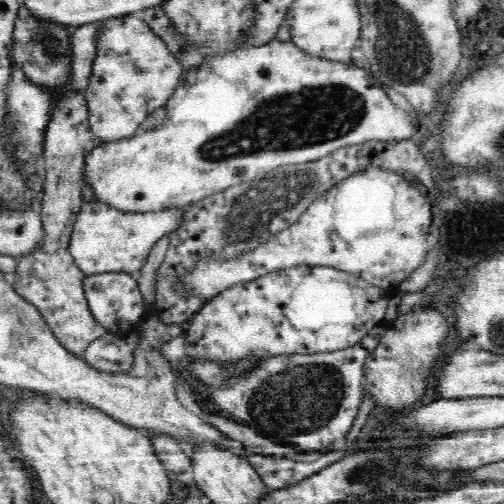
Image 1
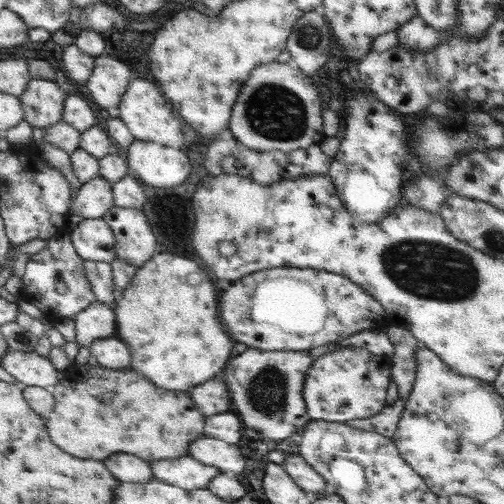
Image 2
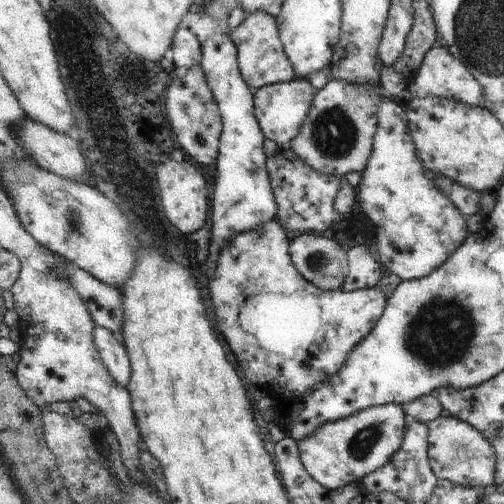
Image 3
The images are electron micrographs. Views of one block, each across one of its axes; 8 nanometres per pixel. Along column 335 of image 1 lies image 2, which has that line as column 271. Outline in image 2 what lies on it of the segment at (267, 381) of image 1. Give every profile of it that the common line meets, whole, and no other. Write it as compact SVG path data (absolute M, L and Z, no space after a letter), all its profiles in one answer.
M361 330L357 334L351 334L347 338L341 338L335 344L317 346L311 350L283 350L283 352L263 352L263 350L251 350L233 356L225 366L225 372L221 372L221 382L225 384L229 392L229 412L233 412L243 422L243 434L255 432L261 436L261 442L283 442L291 438L291 434L301 434L305 426L309 424L307 406L303 400L303 382L307 368L315 358L319 358L325 352L337 350L337 348L363 348L369 350L375 356L391 358L395 354L395 346L389 340L385 332L377 330Z

